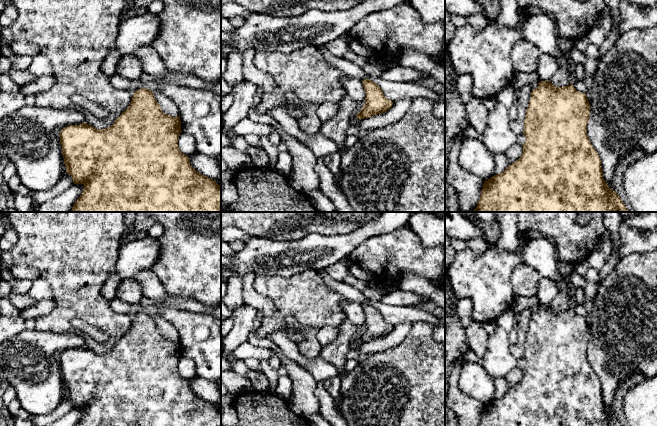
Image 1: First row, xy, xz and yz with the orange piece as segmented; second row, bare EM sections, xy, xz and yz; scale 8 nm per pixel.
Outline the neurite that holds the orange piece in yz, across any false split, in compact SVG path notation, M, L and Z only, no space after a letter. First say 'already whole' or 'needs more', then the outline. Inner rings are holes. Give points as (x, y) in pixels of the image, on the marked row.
already whole; M540 81L538 84L538 87L531 92L529 106L526 111L523 130L526 141L522 145L522 156L509 165L502 173L484 181L479 202L473 212L630 212L619 195L609 188L604 180L598 152L594 149L587 136L590 104L585 93L577 91L572 83L564 87L555 87L550 81Z

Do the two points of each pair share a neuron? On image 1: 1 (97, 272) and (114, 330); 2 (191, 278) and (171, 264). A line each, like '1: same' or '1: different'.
1: same
2: same

